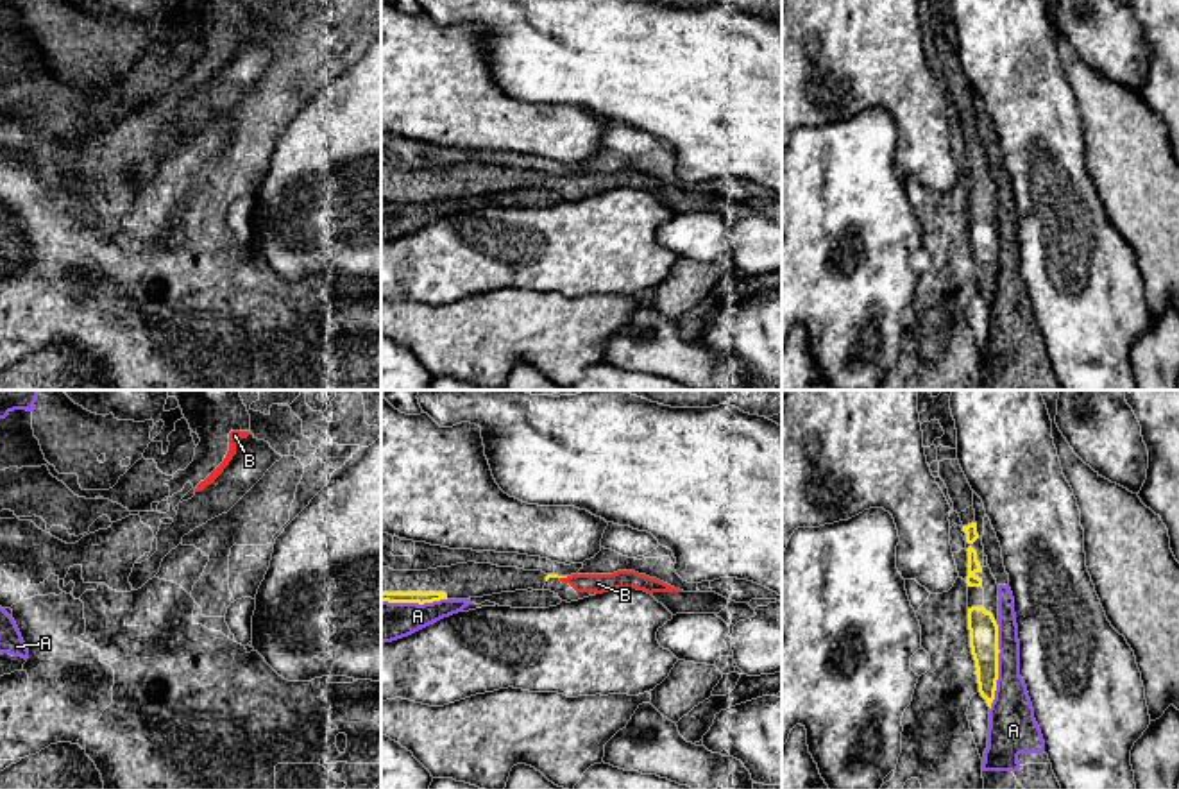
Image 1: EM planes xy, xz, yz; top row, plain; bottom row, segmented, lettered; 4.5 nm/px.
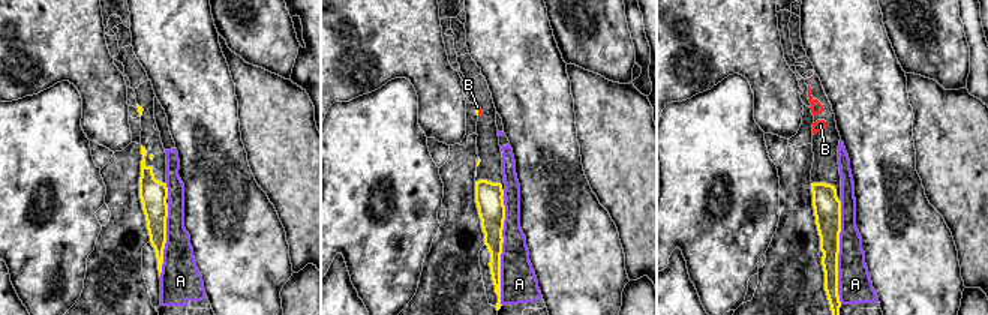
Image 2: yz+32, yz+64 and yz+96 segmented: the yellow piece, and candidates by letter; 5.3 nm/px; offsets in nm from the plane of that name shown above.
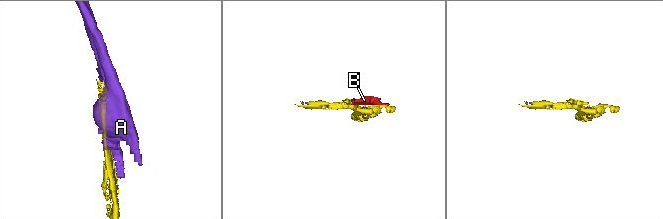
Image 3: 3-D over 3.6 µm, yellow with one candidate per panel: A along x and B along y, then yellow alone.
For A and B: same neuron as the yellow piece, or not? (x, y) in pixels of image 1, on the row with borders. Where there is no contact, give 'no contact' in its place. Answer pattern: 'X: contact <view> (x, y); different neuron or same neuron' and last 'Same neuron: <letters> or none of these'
A: contact yz (997, 666); different neuron
B: contact xz (564, 576); same neuron
Same neuron: B

